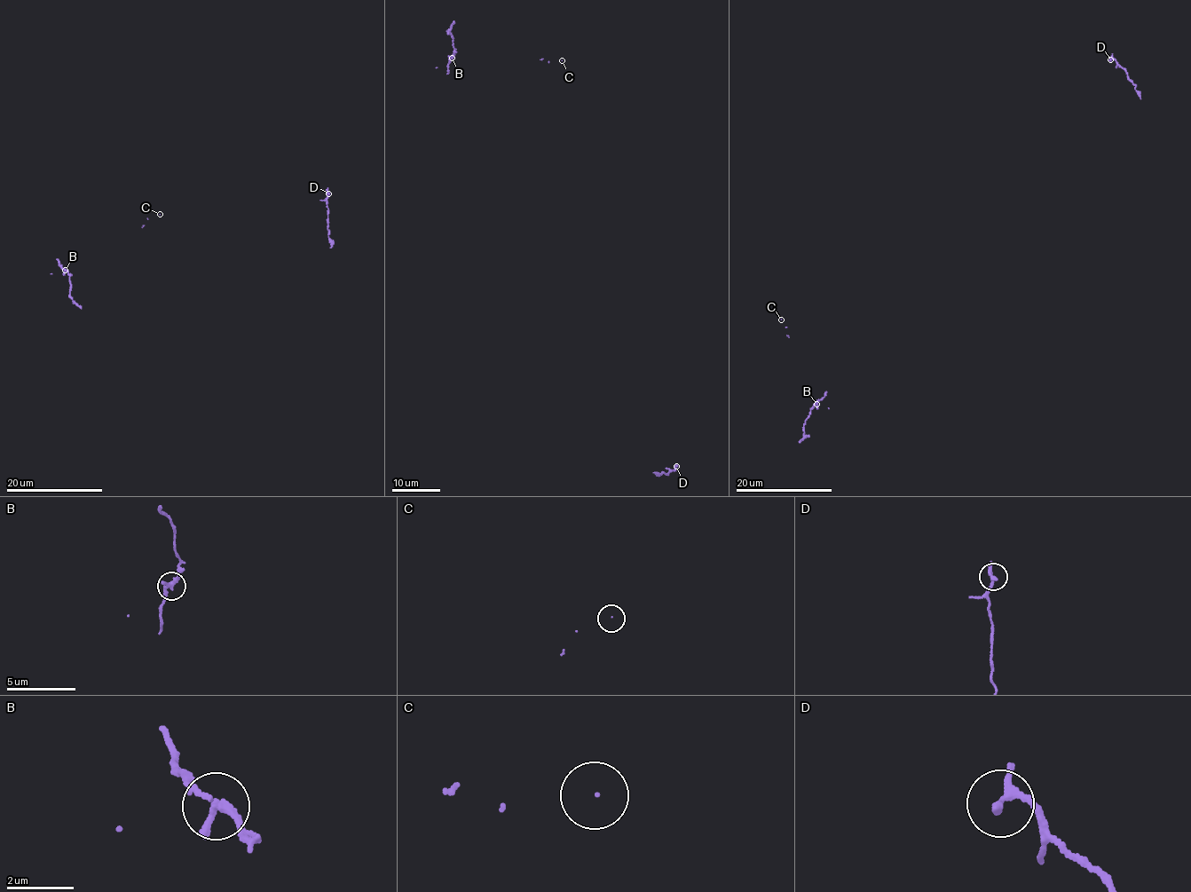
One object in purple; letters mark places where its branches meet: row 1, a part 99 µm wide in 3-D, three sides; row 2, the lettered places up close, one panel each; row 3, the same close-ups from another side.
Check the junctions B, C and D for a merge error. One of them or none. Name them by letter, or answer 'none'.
B

